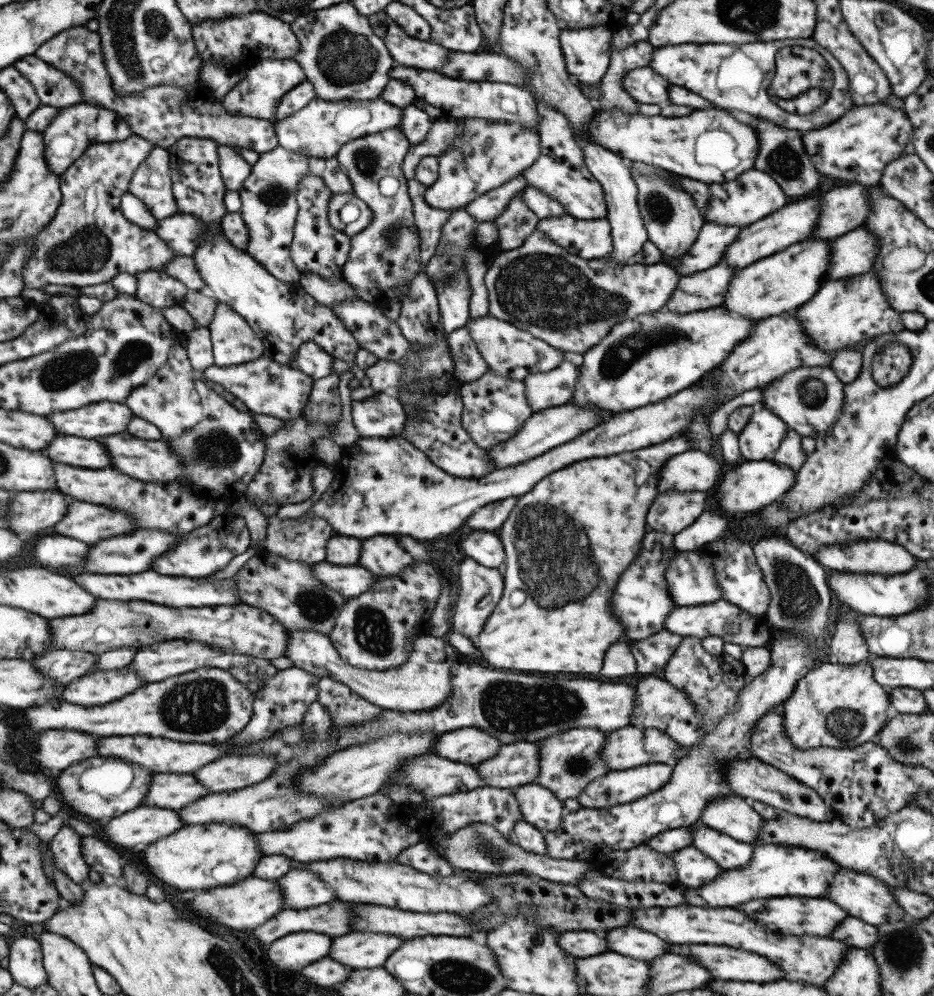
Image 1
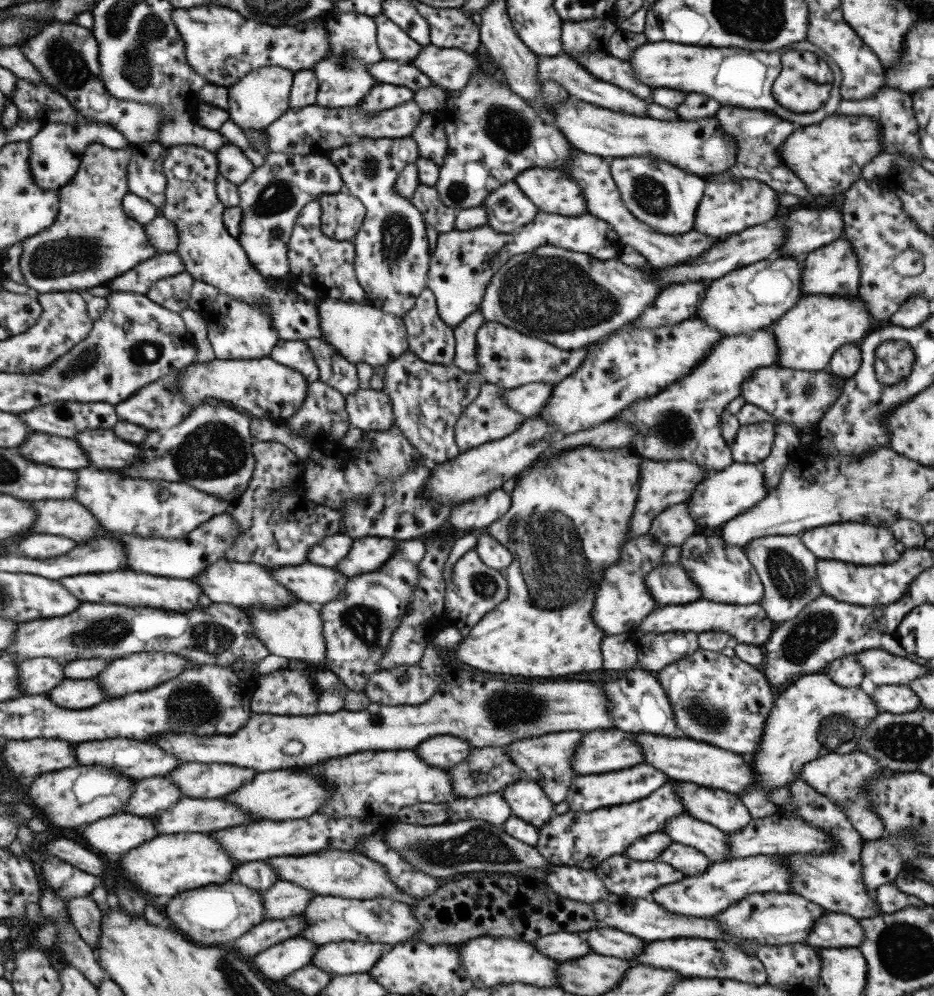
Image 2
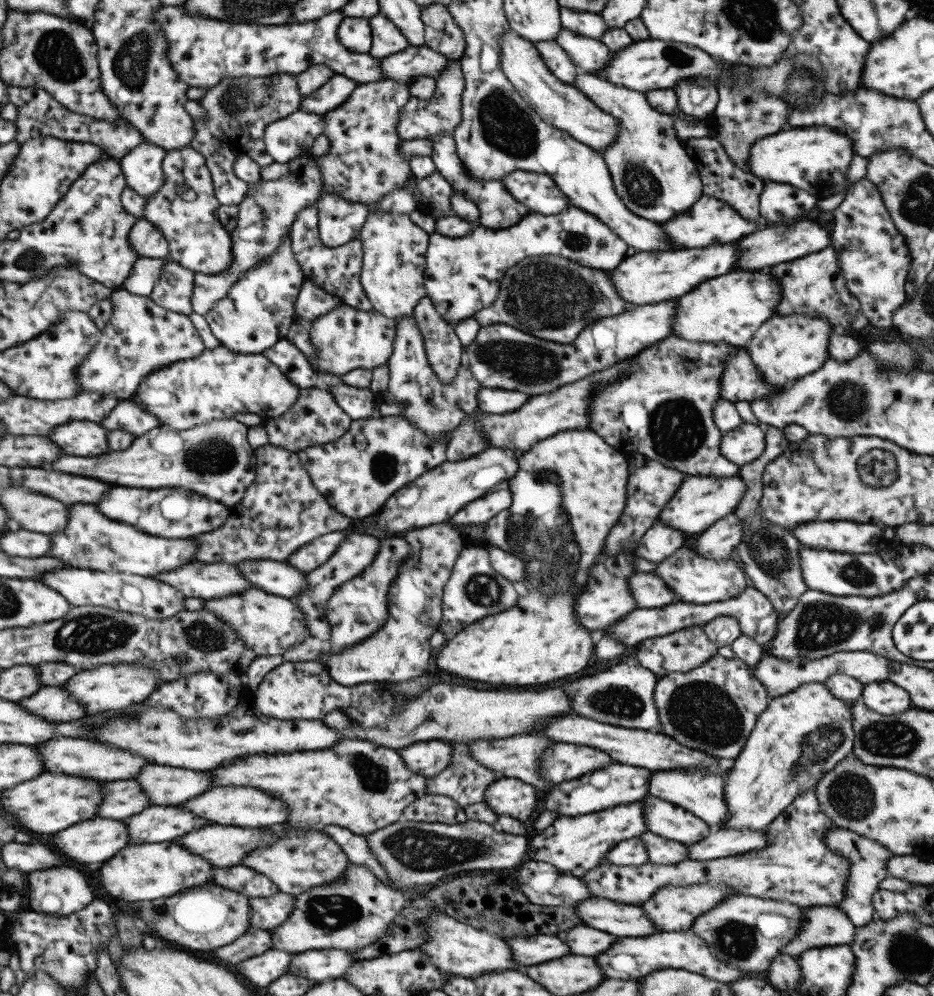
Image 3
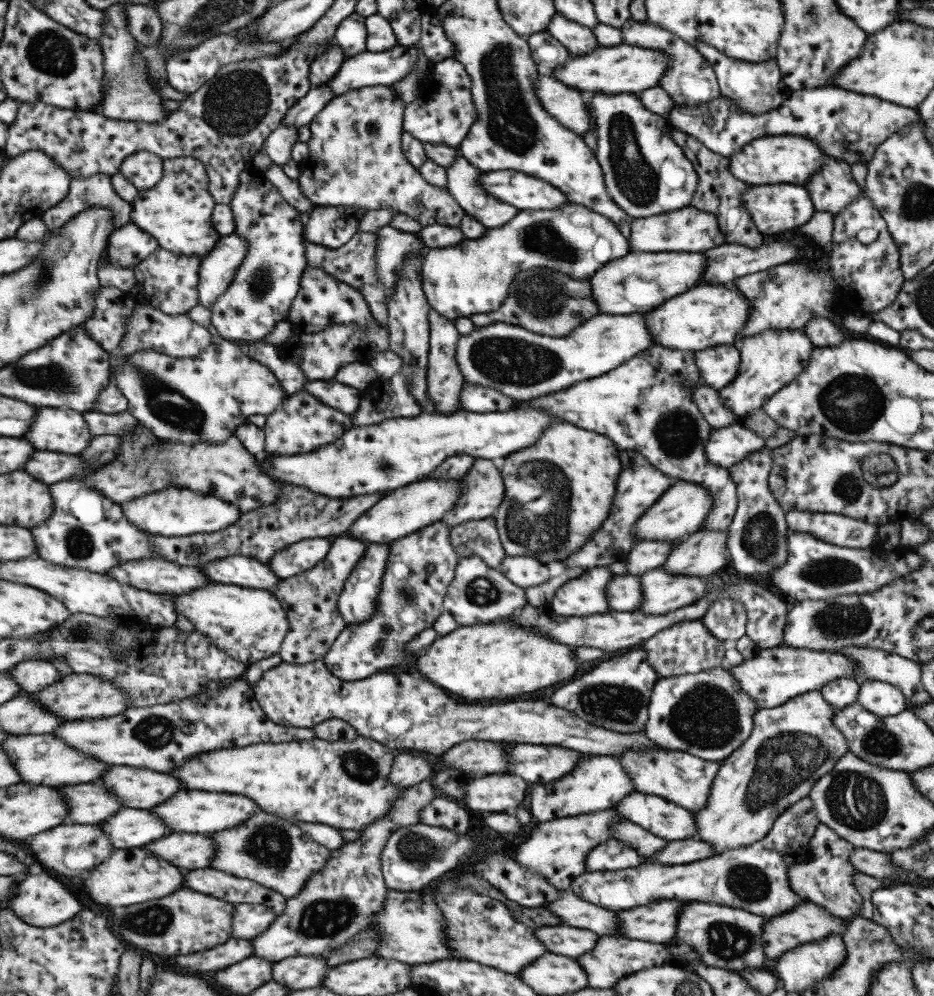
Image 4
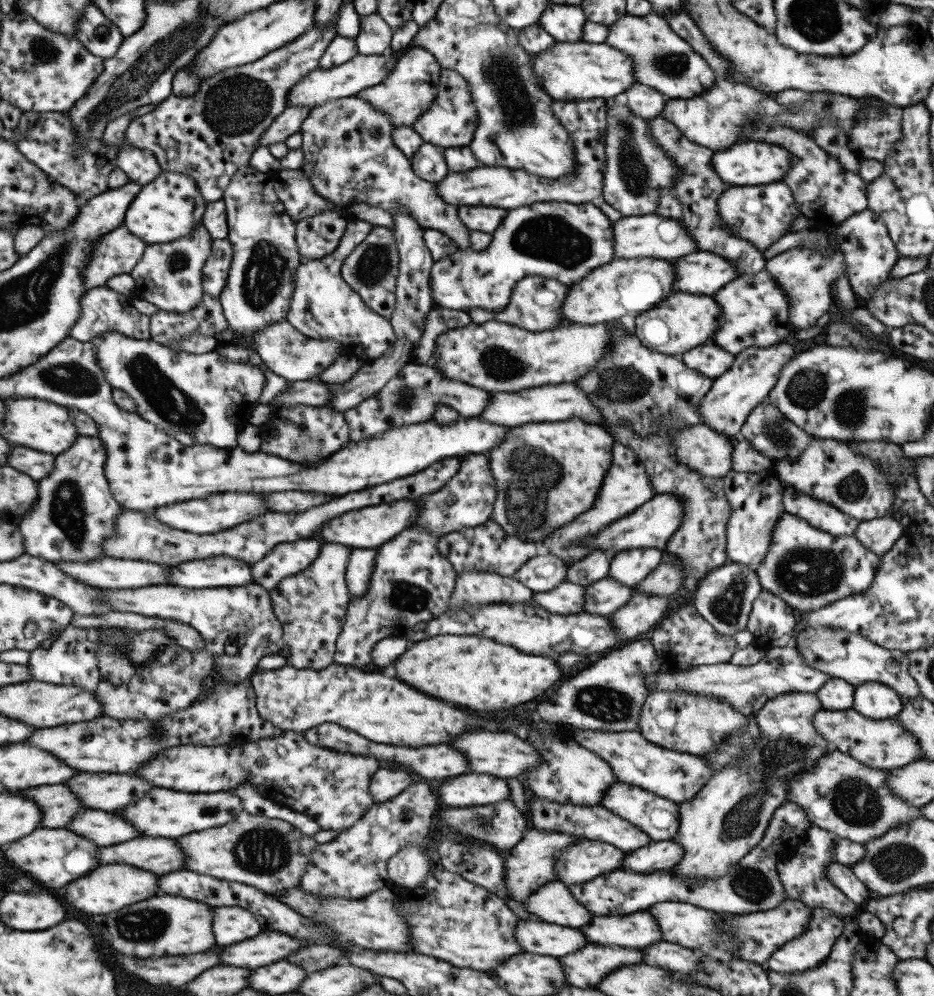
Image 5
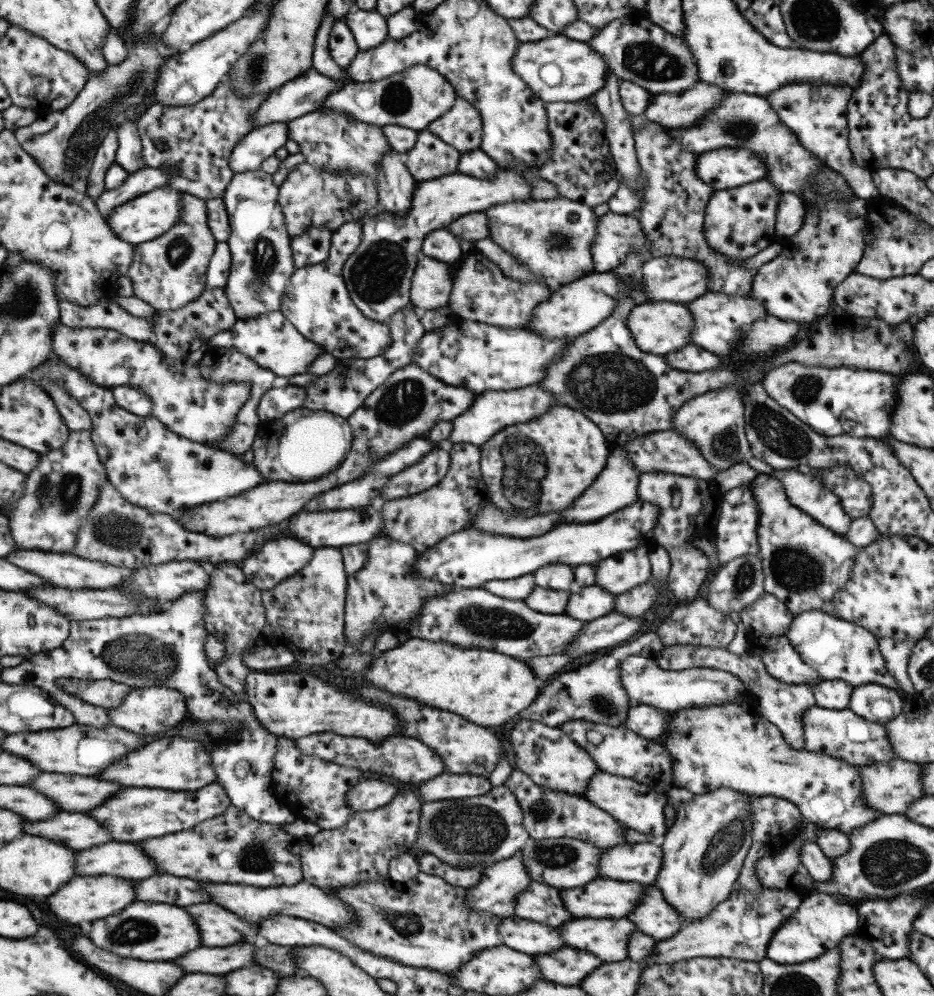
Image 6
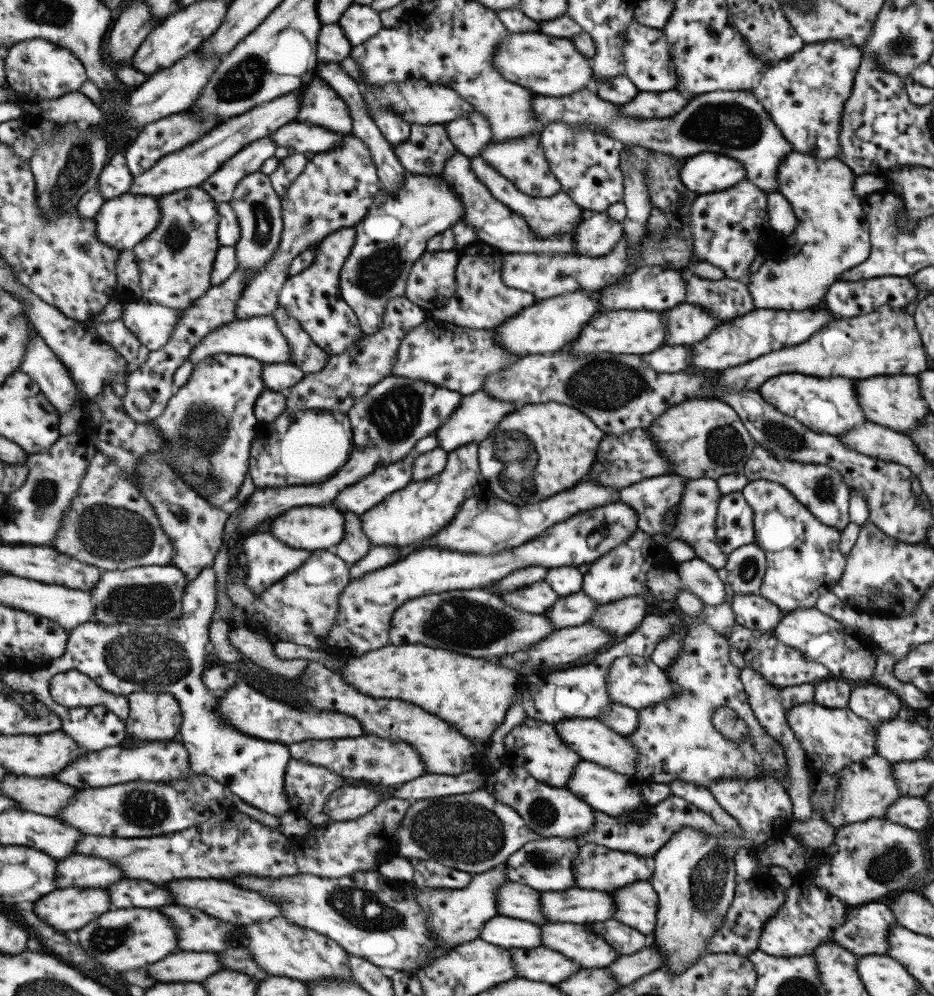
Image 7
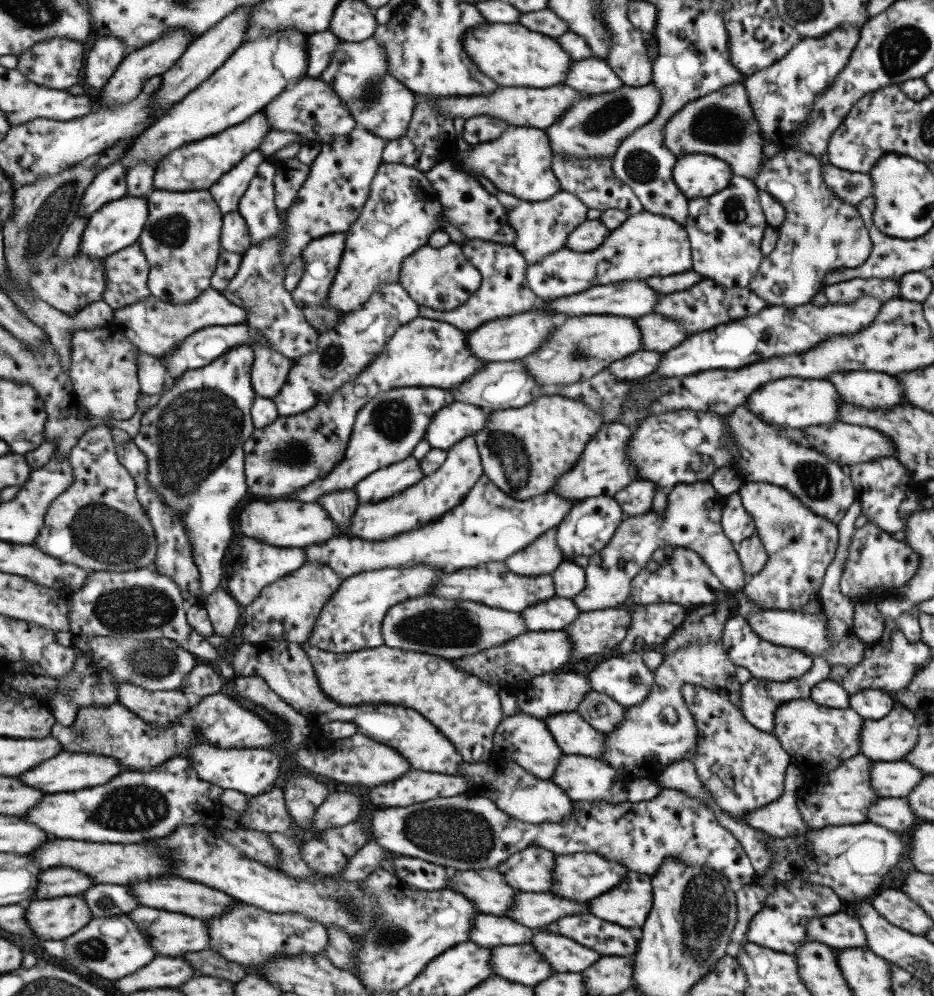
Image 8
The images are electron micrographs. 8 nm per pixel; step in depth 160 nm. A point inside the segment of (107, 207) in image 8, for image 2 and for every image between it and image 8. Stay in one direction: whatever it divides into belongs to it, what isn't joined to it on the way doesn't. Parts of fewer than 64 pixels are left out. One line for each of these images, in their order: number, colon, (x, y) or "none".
2: (209, 253)
3: (182, 208)
4: (176, 212)
5: (167, 208)
6: (144, 218)
7: (122, 222)

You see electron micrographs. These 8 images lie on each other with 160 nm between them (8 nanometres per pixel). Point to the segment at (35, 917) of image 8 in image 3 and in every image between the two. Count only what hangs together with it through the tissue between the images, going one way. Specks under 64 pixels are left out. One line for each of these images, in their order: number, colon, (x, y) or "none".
3: (139, 872)
4: (129, 876)
5: (109, 887)
6: (85, 899)
7: (66, 909)

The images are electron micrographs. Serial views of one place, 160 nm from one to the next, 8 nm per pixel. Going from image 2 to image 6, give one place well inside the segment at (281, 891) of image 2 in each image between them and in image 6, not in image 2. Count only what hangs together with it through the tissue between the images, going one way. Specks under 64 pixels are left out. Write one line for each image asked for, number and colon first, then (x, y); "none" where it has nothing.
3: (266, 913)
4: (249, 919)
5: (231, 924)
6: (217, 927)

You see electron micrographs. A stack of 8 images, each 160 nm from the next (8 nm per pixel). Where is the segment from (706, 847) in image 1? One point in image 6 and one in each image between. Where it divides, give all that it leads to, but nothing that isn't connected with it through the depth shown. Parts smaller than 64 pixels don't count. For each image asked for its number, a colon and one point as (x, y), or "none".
2: (684, 829)
3: (662, 818)
4: (658, 816)
5: (657, 817)
6: (636, 806)

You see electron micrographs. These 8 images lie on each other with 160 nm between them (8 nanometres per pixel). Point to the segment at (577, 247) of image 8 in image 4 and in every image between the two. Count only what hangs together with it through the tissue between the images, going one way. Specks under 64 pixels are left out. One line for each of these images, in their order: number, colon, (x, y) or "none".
4: (687, 229)
5: (641, 236)
6: (616, 234)
7: (593, 237)

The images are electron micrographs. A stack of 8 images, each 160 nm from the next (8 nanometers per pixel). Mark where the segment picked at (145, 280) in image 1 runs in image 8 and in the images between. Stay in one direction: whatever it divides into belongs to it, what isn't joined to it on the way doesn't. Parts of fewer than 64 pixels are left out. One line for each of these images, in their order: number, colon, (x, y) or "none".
2: (171, 292)
3: (173, 288)
4: (167, 281)
5: (169, 274)
6: (167, 273)
7: (175, 259)
8: (181, 240)

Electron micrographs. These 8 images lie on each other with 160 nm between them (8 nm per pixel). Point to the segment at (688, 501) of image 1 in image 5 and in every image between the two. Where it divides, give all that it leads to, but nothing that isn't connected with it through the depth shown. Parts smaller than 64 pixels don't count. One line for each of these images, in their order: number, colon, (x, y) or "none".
2: (671, 526)
3: (659, 541)
4: (645, 555)
5: (629, 567)

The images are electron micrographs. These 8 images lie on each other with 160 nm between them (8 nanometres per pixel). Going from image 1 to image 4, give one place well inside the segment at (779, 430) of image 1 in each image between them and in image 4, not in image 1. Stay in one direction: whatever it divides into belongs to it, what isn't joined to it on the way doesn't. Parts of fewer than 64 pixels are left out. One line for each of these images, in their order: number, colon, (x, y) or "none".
2: (751, 444)
3: (743, 444)
4: (724, 447)

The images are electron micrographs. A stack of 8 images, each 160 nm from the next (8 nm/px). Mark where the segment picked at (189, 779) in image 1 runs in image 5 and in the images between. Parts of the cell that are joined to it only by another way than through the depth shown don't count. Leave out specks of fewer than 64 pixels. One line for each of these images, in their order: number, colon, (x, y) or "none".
2: (149, 796)
3: (120, 799)
4: (88, 804)
5: (59, 805)

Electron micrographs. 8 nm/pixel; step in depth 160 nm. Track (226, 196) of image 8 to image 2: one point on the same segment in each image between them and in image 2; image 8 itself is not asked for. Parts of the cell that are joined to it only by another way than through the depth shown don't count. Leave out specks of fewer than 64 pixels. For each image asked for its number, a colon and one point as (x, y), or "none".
2: (342, 78)
3: (334, 92)
4: (316, 97)
5: (287, 122)
6: (261, 142)
7: (220, 185)

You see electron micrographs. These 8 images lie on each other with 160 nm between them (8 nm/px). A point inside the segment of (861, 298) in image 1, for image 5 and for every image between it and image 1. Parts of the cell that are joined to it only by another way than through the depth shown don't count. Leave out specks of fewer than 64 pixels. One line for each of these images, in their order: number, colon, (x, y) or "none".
2: (806, 335)
3: (783, 349)
4: (769, 360)
5: (754, 371)

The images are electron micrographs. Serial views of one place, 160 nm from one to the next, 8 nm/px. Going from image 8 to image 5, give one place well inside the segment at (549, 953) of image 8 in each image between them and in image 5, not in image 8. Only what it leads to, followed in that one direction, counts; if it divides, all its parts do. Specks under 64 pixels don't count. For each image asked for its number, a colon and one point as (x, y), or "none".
5: (638, 930)
6: (608, 939)
7: (575, 941)

